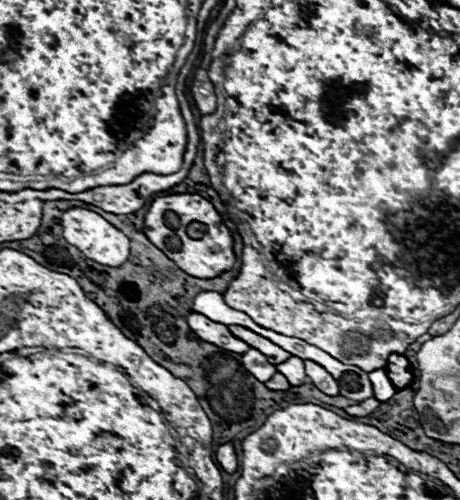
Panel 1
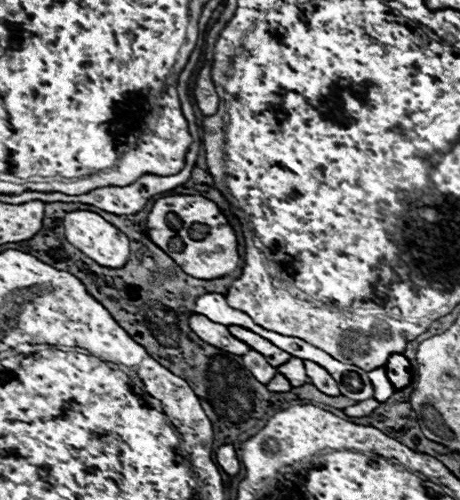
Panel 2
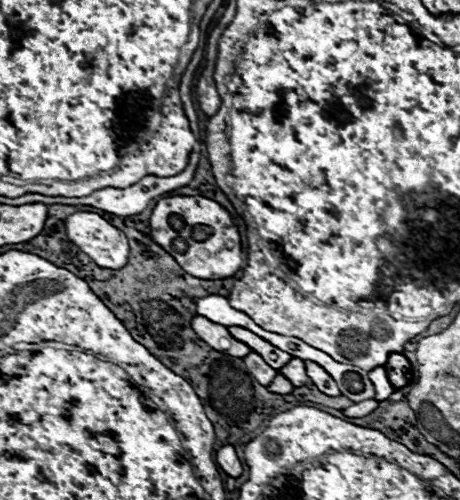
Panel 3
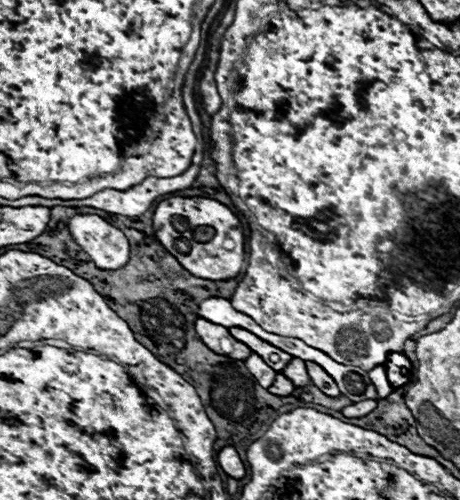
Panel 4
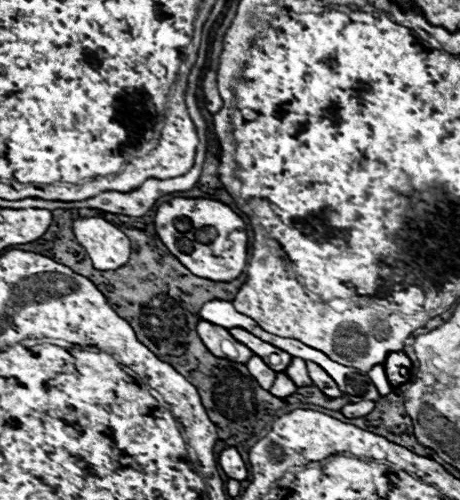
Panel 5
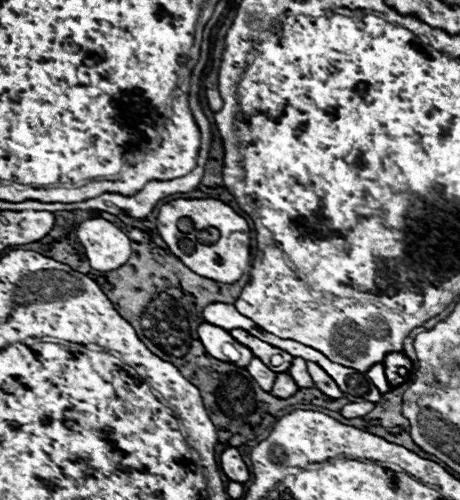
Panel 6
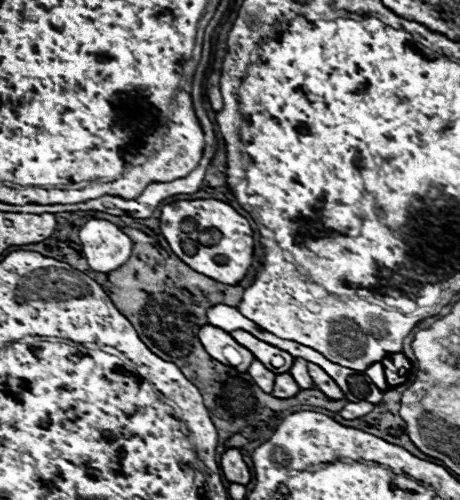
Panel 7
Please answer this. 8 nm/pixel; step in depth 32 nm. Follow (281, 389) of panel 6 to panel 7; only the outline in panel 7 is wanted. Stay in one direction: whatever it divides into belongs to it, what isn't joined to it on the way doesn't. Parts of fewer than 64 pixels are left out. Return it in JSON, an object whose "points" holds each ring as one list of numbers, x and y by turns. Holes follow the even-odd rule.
{"points":[[288,372,276,376,276,384,274,384,274,390,272,390,274,396,292,398,292,396,296,396,296,392,300,392,300,388,298,388,298,384,292,380,292,376]]}

